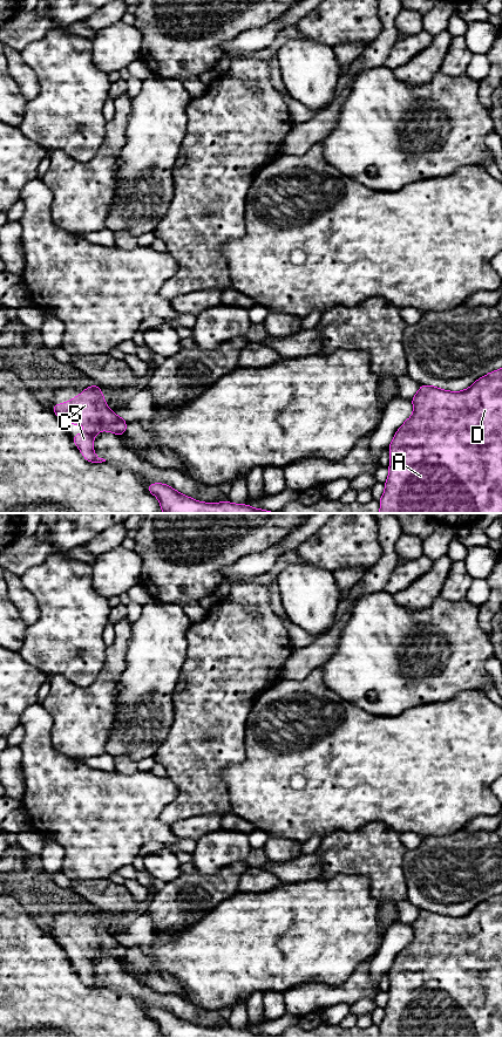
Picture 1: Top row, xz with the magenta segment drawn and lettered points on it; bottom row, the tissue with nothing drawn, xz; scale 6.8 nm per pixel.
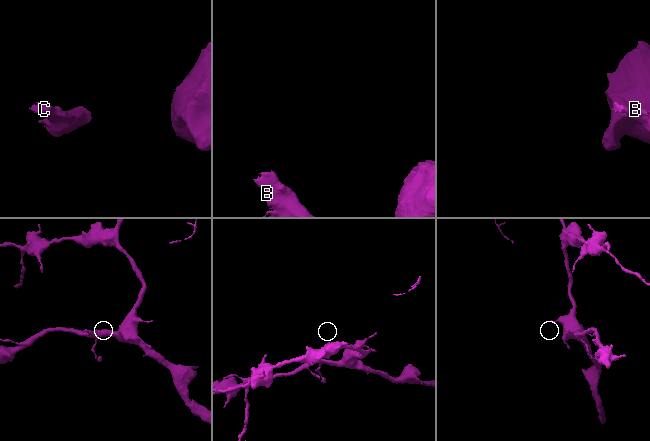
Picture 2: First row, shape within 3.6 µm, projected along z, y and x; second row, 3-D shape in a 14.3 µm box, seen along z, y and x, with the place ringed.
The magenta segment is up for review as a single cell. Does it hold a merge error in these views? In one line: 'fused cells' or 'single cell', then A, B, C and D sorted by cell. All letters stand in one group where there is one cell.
single cell | A B C D

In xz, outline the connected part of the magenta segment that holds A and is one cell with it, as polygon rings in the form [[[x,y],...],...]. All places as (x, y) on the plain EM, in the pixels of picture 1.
[[[502,893],[477,903],[469,913],[462,916],[449,916],[435,910],[420,909],[419,916],[412,922],[412,929],[413,940],[396,955],[388,972],[391,984],[388,990],[389,998],[387,1005],[384,1008],[385,1016],[379,1025],[379,1038],[502,1038]]]

